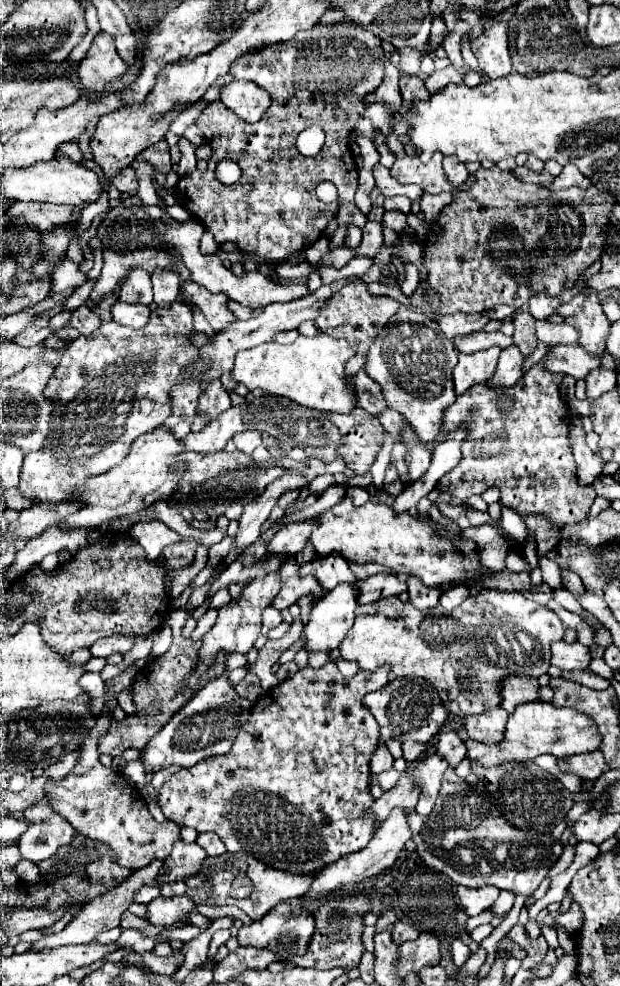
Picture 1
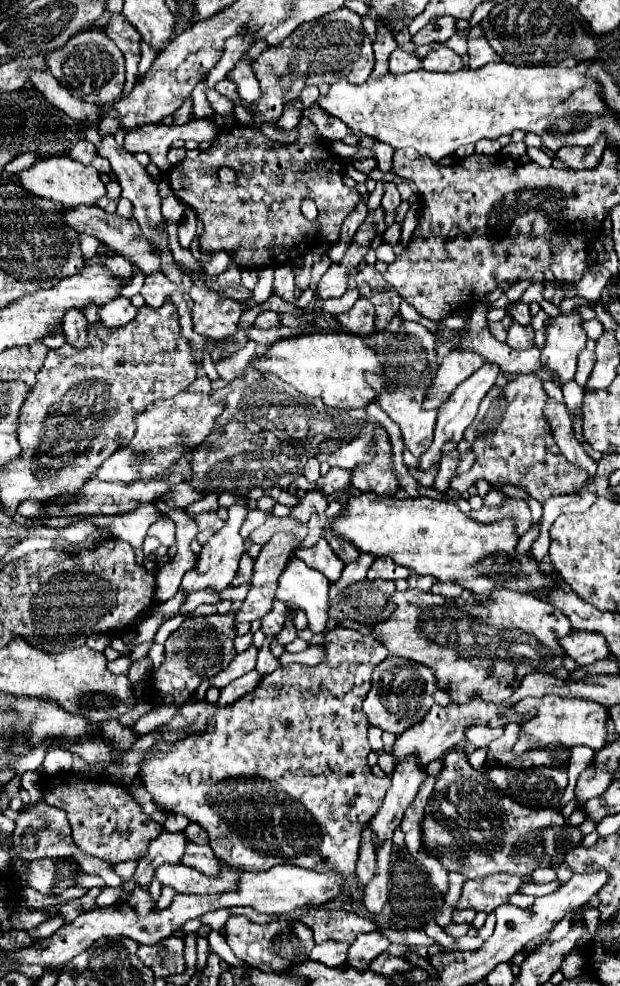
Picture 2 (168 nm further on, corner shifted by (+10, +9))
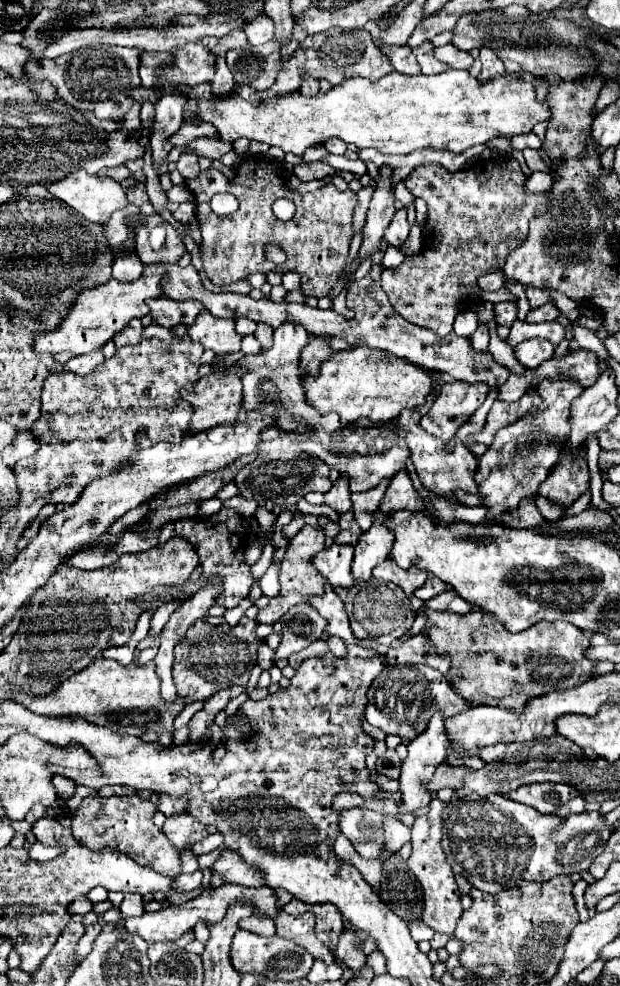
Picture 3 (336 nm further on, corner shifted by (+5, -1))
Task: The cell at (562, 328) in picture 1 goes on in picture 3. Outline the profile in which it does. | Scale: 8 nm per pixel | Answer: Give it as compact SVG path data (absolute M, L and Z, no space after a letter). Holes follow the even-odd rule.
M500 302L494 306L496 310L496 322L504 324L504 326L512 326L518 314L518 306L516 302Z

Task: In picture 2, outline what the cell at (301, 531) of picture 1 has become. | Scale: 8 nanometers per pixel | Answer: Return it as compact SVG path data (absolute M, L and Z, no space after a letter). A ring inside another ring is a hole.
M315 488L315 490L309 490L305 498L300 499L297 507L292 508L291 515L296 520L306 523L312 514L322 514L325 508L327 508L327 498L319 488Z

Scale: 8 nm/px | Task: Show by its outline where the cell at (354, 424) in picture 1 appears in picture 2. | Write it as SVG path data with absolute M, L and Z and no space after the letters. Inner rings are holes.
M385 430L375 432L375 452L377 458L371 464L363 464L353 472L353 486L359 492L373 492L381 496L395 496L401 486L397 476L393 474L393 460L391 460L391 444Z

